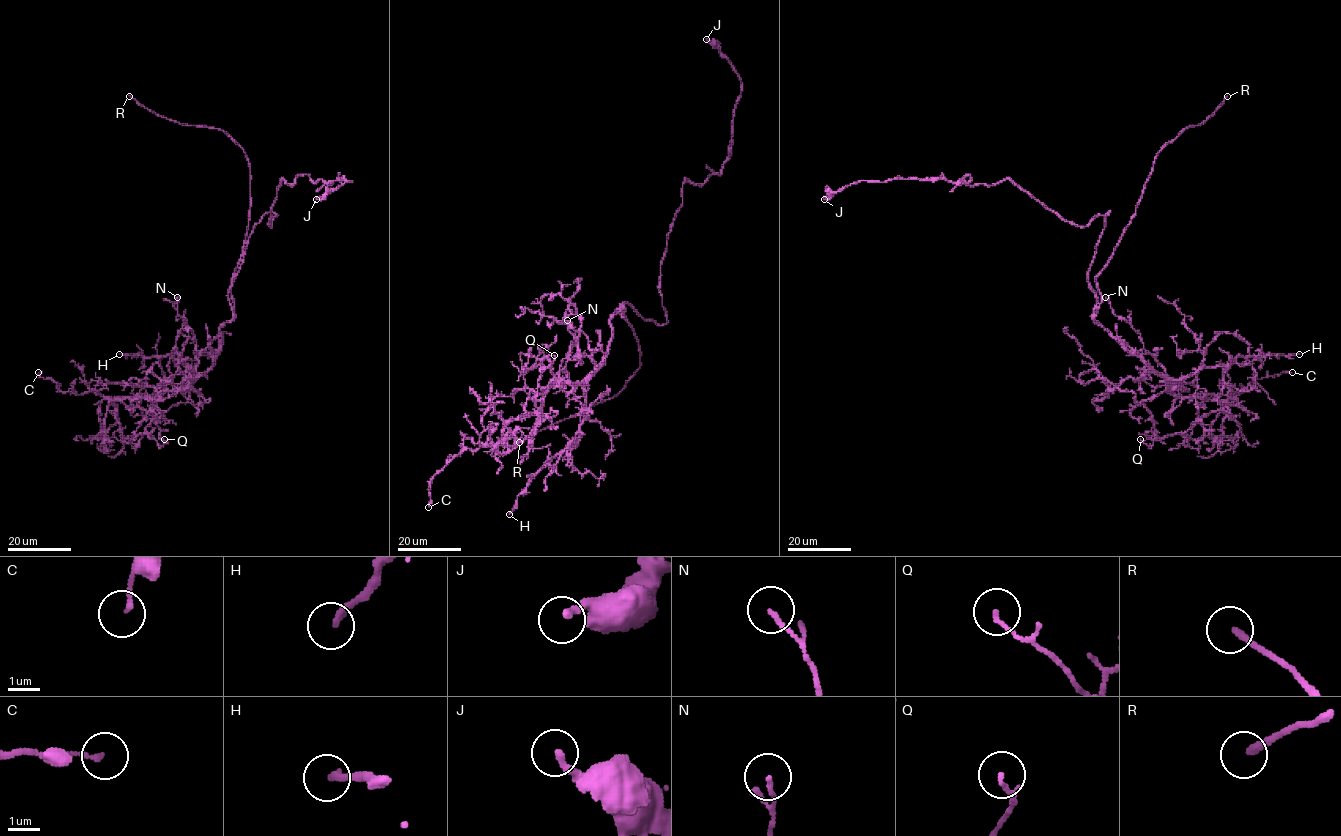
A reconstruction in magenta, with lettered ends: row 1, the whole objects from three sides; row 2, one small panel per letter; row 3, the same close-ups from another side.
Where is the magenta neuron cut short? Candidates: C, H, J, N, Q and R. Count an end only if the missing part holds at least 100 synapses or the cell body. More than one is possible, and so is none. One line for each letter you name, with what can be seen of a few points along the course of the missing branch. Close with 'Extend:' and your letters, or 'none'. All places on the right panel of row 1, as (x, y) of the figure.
R: course (1227, 96), (1234, 82), (1233, 77), (1254, 74), (1264, 61)
Extend: R

